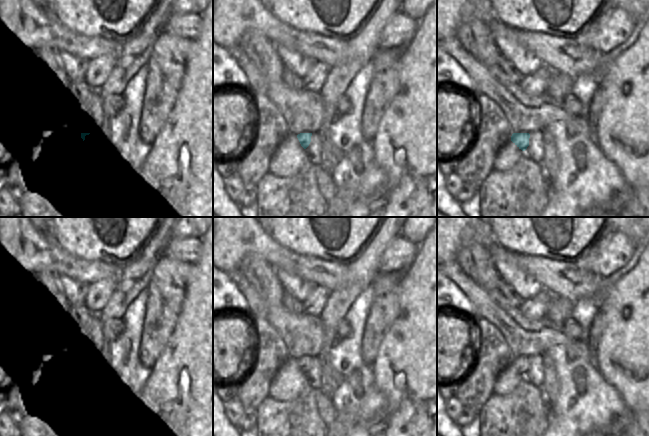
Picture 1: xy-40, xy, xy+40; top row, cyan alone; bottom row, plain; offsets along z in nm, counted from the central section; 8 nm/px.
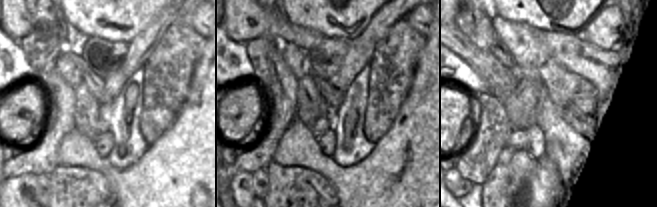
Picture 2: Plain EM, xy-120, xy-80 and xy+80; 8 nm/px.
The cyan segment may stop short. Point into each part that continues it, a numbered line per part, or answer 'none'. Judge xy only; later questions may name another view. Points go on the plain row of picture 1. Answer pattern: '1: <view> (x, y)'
none

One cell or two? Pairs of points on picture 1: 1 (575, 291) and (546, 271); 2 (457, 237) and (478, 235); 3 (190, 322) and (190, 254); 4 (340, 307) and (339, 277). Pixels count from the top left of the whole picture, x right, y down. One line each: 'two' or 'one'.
1: one
2: one
3: two
4: two

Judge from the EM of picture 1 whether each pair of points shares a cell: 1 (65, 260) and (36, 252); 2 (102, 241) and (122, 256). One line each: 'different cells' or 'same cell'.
1: same cell
2: same cell

